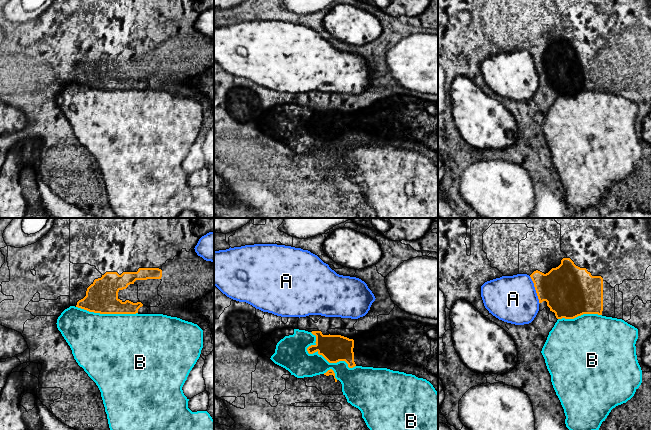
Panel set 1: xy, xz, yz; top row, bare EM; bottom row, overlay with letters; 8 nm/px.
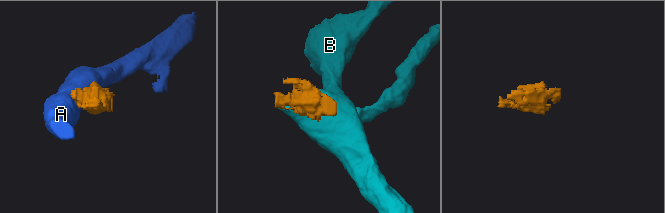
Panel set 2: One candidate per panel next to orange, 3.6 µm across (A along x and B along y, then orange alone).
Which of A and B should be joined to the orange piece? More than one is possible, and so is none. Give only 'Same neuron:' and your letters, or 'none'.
Same neuron: none

